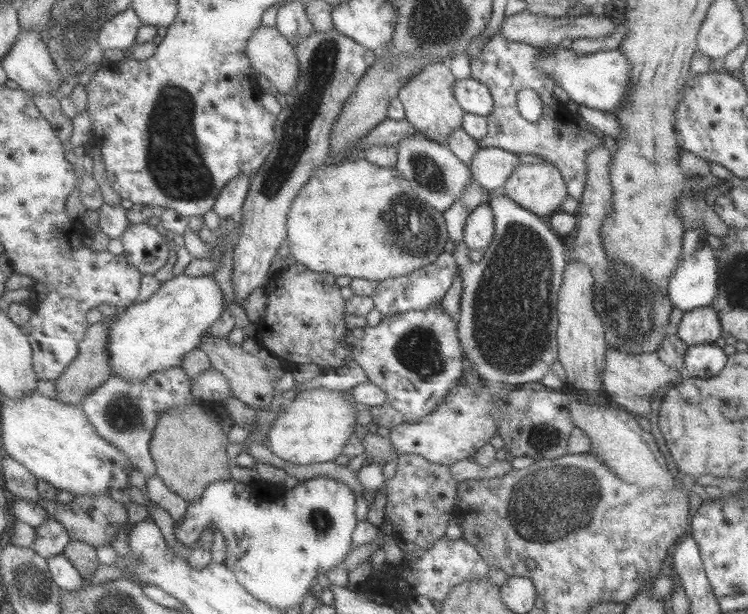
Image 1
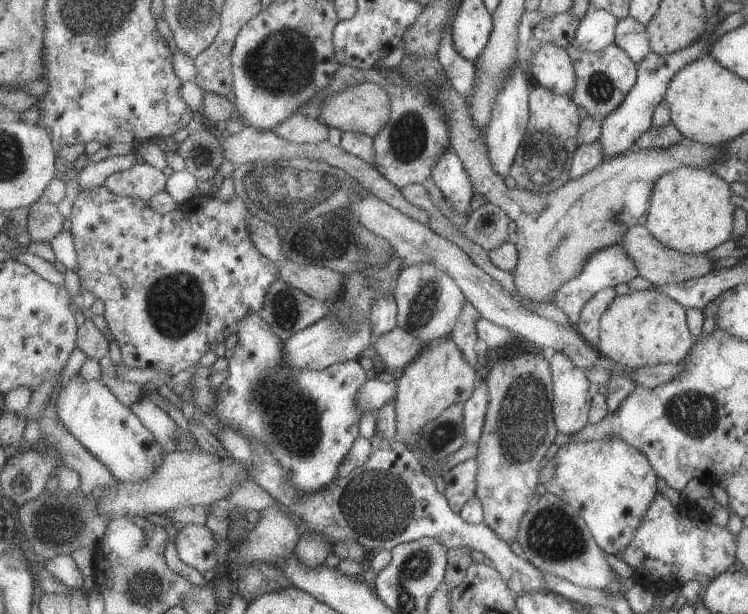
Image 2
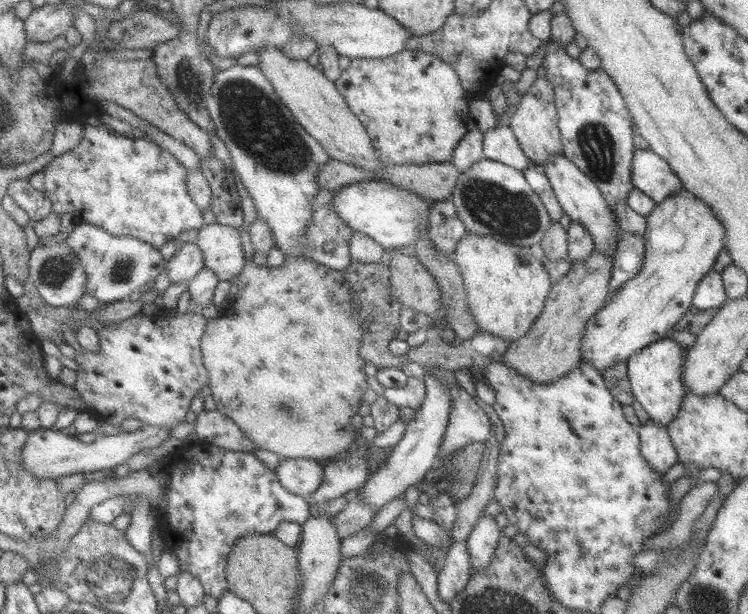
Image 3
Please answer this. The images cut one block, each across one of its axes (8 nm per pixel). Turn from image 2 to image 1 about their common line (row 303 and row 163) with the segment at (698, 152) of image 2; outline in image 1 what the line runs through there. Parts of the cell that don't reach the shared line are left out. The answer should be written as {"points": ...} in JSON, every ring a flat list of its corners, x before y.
{"points":[[521,163,509,173,501,190,513,203,544,218,555,212,567,195,561,173,549,163]]}

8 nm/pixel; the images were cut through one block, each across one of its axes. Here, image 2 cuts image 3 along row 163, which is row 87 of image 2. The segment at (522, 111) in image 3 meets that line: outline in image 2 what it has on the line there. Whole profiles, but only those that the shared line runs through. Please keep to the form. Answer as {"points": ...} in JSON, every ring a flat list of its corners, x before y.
{"points":[[534,84,535,88,528,92,529,116,525,136,521,138,521,151,515,153,509,176,519,189,535,194,547,194,571,180,570,160,578,147,580,119,577,105,570,98,553,94,543,86]]}

